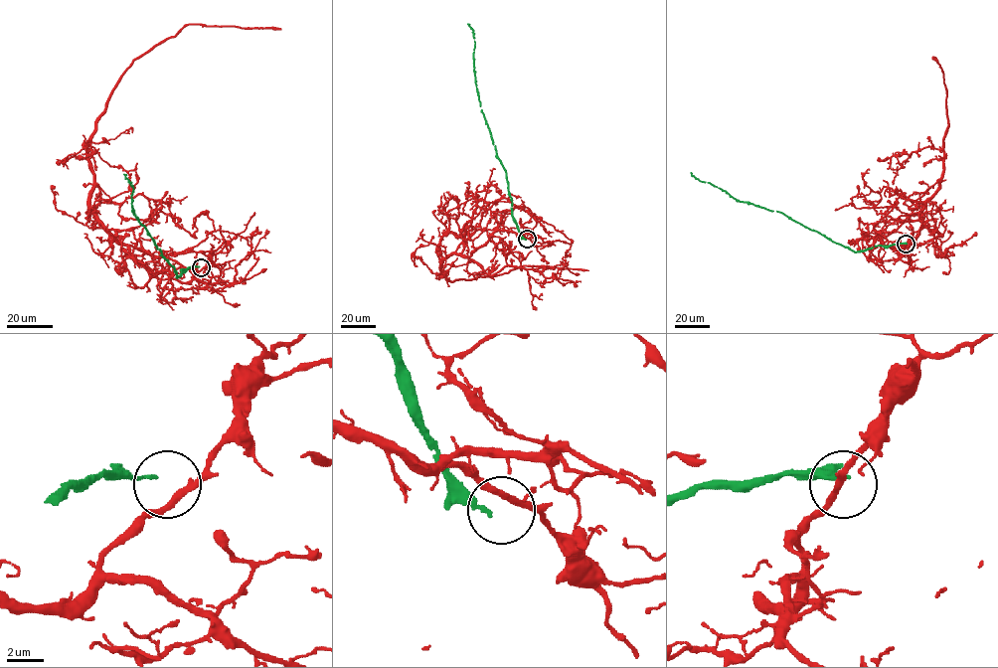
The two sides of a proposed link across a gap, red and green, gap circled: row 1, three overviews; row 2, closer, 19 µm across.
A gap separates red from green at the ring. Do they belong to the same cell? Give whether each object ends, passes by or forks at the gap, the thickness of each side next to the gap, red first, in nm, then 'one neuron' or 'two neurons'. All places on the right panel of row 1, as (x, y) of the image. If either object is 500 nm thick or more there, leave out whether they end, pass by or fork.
red passes by | green ends | 360/220 nm | two neurons

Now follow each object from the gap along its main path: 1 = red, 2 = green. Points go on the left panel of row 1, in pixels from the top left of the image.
1: (202, 268), (188, 282), (153, 273), (105, 229), (90, 205), (87, 141), (119, 77), (187, 25), (281, 29)
2: (199, 266), (182, 269), (177, 277), (175, 268), (157, 249), (132, 211), (133, 188), (123, 174)

